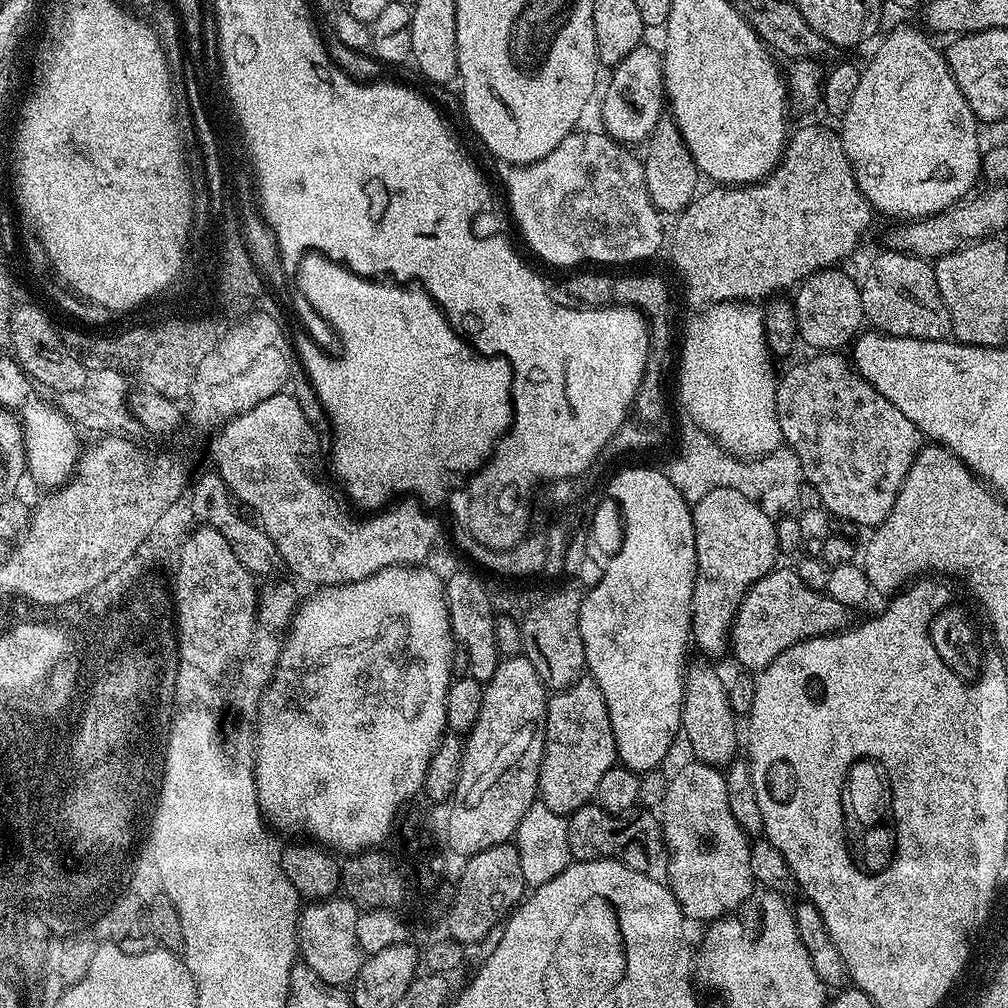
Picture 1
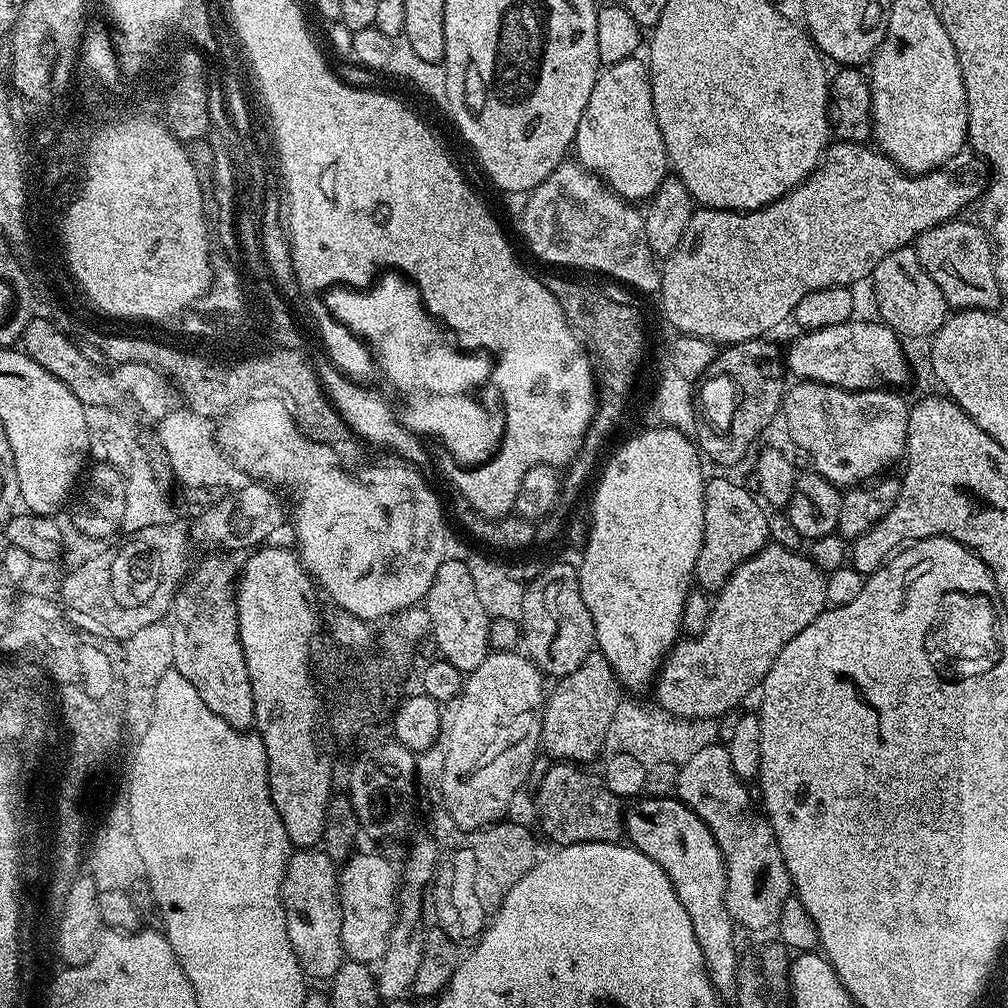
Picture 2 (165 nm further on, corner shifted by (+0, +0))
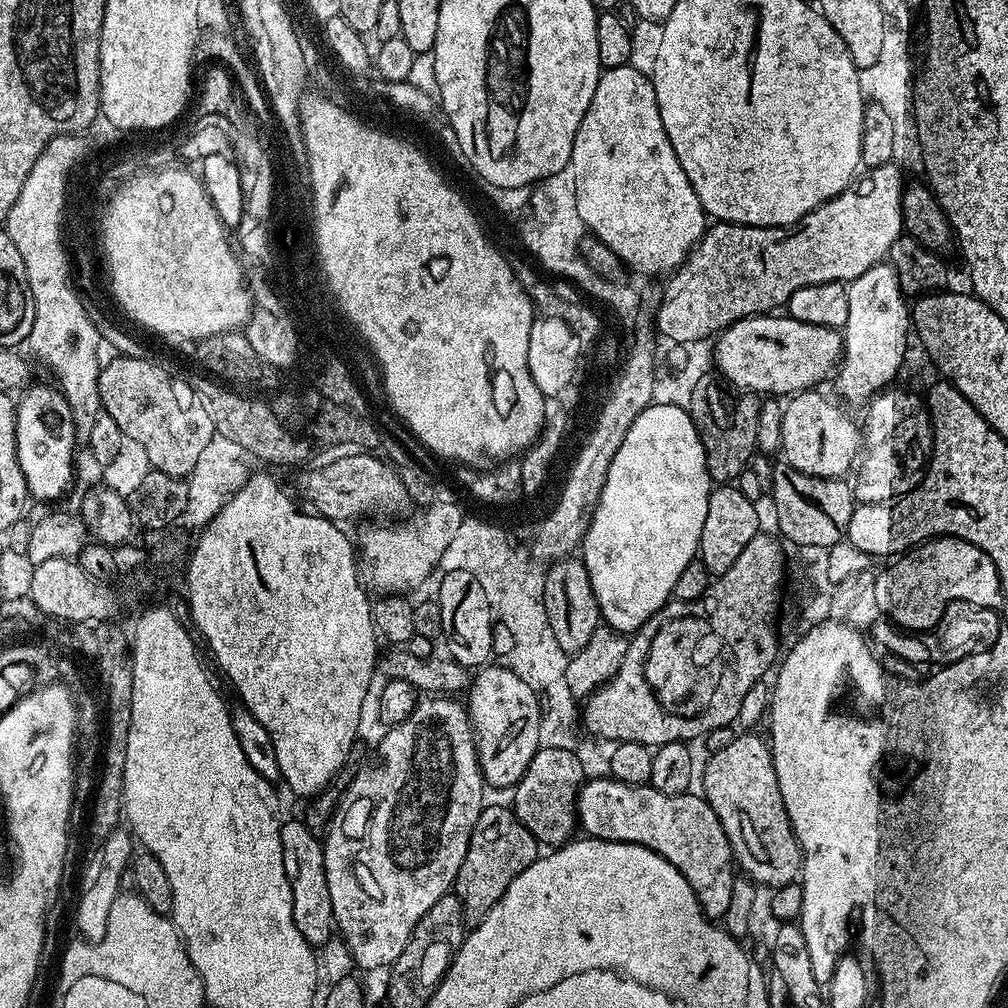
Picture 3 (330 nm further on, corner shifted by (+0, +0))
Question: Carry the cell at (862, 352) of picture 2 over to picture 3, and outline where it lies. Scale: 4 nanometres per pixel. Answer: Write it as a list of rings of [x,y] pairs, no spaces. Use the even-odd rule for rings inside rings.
[[[787,314],[747,316],[736,320],[715,337],[714,343],[716,368],[736,390],[771,394],[777,398],[788,398],[820,386],[828,375],[829,379],[837,371],[844,351],[844,342],[837,329],[810,326]]]

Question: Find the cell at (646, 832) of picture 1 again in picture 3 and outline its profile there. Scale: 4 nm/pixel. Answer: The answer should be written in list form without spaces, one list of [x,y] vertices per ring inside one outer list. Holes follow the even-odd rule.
[[[542,749],[536,751],[530,766],[526,766],[526,774],[511,789],[510,807],[516,817],[534,834],[541,845],[563,846],[573,839],[578,828],[576,799],[580,797],[580,788],[586,777],[582,770],[582,762],[574,752],[566,749]]]

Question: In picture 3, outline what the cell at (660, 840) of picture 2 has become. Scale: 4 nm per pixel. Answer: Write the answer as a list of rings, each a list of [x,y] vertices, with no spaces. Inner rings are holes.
[[[588,778],[580,788],[580,797],[576,799],[576,814],[579,827],[585,828],[588,831],[585,833],[593,840],[615,840],[621,844],[637,844],[666,858],[666,862],[670,862],[670,866],[674,866],[674,870],[678,870],[678,874],[682,874],[682,878],[690,882],[708,918],[719,921],[724,917],[726,910],[729,909],[737,873],[734,871],[732,847],[726,838],[726,830],[722,830],[718,814],[714,814],[714,810],[703,795],[671,796],[662,794],[648,784],[627,784],[611,778]]]

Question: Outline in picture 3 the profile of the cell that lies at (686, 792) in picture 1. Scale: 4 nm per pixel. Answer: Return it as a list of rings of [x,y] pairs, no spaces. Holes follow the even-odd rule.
[[[736,734],[730,746],[711,753],[702,795],[714,814],[718,814],[722,830],[726,830],[739,871],[771,890],[791,884],[800,876],[800,843],[786,814],[782,790],[778,790],[769,741],[763,735],[752,735],[756,734]]]

